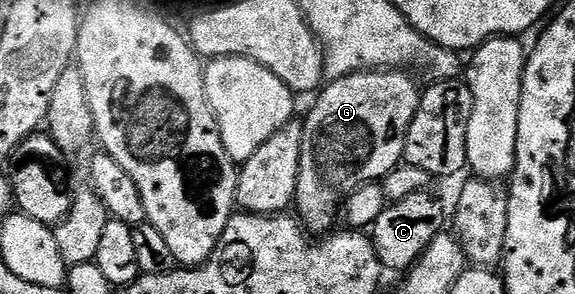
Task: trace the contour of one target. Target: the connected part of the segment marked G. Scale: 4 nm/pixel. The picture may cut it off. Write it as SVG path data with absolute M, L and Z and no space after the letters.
M404 70L351 72L348 76L325 83L315 97L316 105L302 120L301 158L294 201L295 215L309 233L331 233L334 228L332 223L338 220L338 213L348 195L358 190L358 186L383 181L404 160L406 134L410 130L410 122L414 122L422 95L421 85L416 85L408 76L411 75Z

